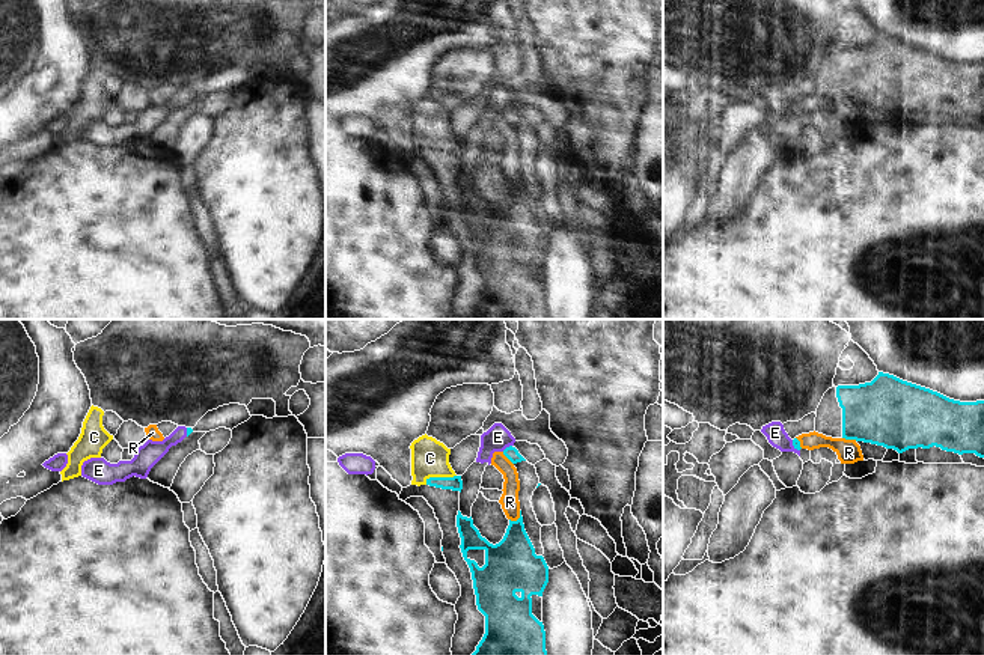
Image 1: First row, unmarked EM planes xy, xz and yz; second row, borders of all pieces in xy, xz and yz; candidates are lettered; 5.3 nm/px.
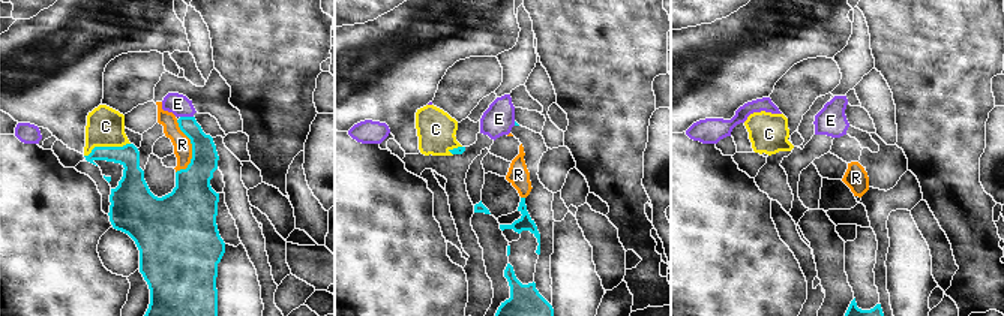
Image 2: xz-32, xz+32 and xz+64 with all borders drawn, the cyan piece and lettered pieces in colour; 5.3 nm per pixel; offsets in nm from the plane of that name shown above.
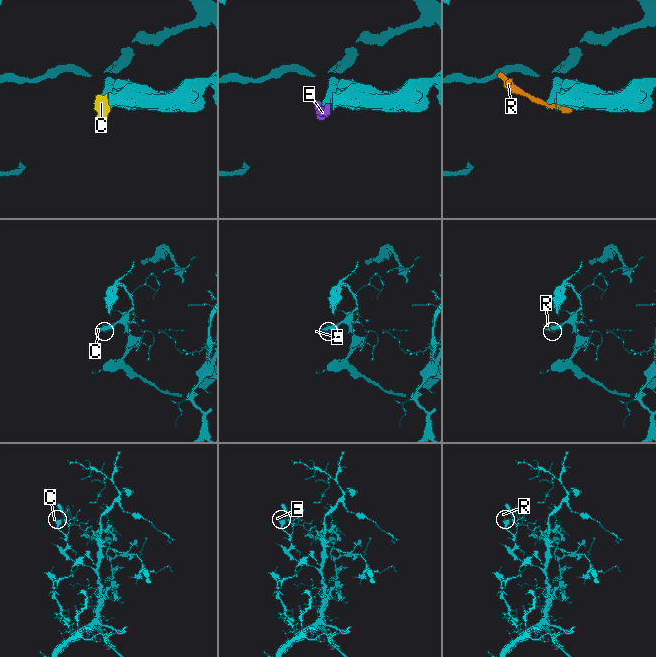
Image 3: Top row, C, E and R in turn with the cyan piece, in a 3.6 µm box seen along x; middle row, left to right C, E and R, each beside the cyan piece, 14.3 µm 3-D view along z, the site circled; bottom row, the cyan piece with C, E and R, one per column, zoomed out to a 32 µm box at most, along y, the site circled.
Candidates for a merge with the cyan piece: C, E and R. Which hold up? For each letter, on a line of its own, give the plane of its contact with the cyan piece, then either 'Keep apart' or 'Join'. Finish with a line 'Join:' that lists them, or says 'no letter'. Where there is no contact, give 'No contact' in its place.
C: Touches cyan in xz. Join
E: Touches cyan in xz. Keep apart
R: Touches cyan in xz. Keep apart
Join: C

